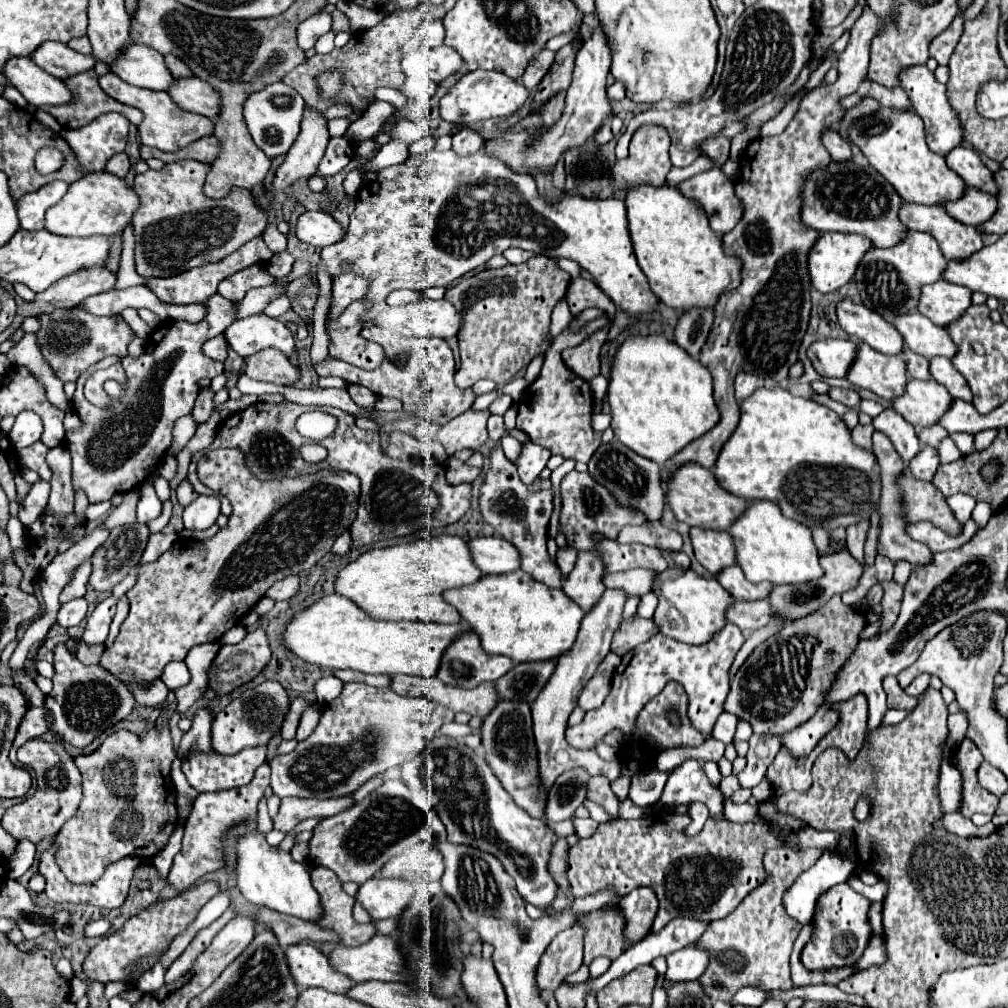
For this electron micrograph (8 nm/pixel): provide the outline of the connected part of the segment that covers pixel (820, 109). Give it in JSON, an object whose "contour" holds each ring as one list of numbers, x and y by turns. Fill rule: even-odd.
{"contour":[[864,8,862,16,850,30,846,50,840,54,838,80,824,88,824,92,816,88,810,90,804,96,798,114,780,136,758,138,752,148,746,150,746,172,742,172,736,180,736,196,740,198,744,212,740,222,722,238,724,250,740,256,744,262,742,284,740,288,726,292,720,298,720,304,716,304,714,324,700,352,700,362,714,378,714,400,722,418,708,436,702,436,696,444,688,444,684,452,678,452,662,466,664,484,668,484,676,468,688,462,698,462,708,470,714,468,722,446,732,436,740,420,740,404,734,398,734,378,738,372,772,374,772,380,782,382,788,378,788,368,798,360,798,350,802,336,808,330,812,310,808,254,822,234,802,222,804,180,814,170,830,164,832,158,822,144,822,134,836,130,846,114,840,100,854,94,866,80,870,44,880,30,880,18]]}

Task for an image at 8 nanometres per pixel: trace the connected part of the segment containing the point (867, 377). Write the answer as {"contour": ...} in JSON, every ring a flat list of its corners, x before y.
{"contour":[[860,344,856,362,846,378,886,400,902,396,910,380,904,356,884,356,866,344]]}

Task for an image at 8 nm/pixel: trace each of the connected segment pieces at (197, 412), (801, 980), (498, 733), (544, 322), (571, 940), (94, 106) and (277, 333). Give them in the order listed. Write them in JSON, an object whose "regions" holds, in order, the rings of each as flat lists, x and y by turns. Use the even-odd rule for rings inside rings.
{"regions":[[[210,388,208,390,202,390,196,398,196,404,192,408,192,418,196,424,204,424,208,418,210,418,210,412,212,412,212,392]],[[804,924,802,934,798,936,794,950,792,950,792,958,790,958,790,966,792,966,792,982,794,986,806,986,806,984,838,984,840,980,848,978,854,968,842,968,842,970,834,970,834,972,808,972,804,968,804,964,800,962,800,954,804,944,810,940,812,936,812,926]],[[502,700,498,704,498,708,492,710,492,714,488,714,488,718,484,718,482,744,486,748,488,766,498,776,504,790,510,792,514,802,522,810,526,810,532,818,542,820,544,824,548,824,554,830,556,836,570,836,572,830,554,828,554,824,550,824,546,820,546,814,544,814,546,800,548,800,548,790,542,786,540,774,538,774,538,750,536,750,534,734,532,734,530,706,526,702,518,702,518,700]],[[536,256,524,264,508,264,496,270,482,270,472,278,464,278,460,284,446,290,444,298,464,312,466,326,460,330,458,344,462,366,456,372,456,384,470,388,482,378,490,378,496,384,506,384,522,368,526,368,534,356,546,352,550,312,556,302,566,294,570,274,560,270,552,258],[502,280,504,286,498,292,488,292,488,282]],[[574,924,550,942,538,968,540,990,556,990,564,976,576,972,581,967,583,938,584,928,580,924]],[[94,70,76,74,68,78,66,86,72,90,76,100,68,106,48,106,44,108,50,112,64,128,80,128,90,124,94,118,106,112,118,112,126,116,130,124,140,124,142,116,138,108,128,108,116,100,112,100,100,86,98,86,98,76]],[[264,314,234,320,226,330,226,340,240,356,252,356,264,348,280,350,288,360,294,356,294,338,290,330]]]}

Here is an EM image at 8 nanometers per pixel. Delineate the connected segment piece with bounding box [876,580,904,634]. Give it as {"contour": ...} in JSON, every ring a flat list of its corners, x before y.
{"contour":[[892,580,882,582,882,586,884,586,884,598,880,602,882,604,882,618,880,618,882,626,880,626,880,630,876,634,882,634,882,632,886,632,886,630,890,630,894,626,894,622,898,618,898,612,900,612,902,592,904,592,904,588,900,584,892,582]]}

